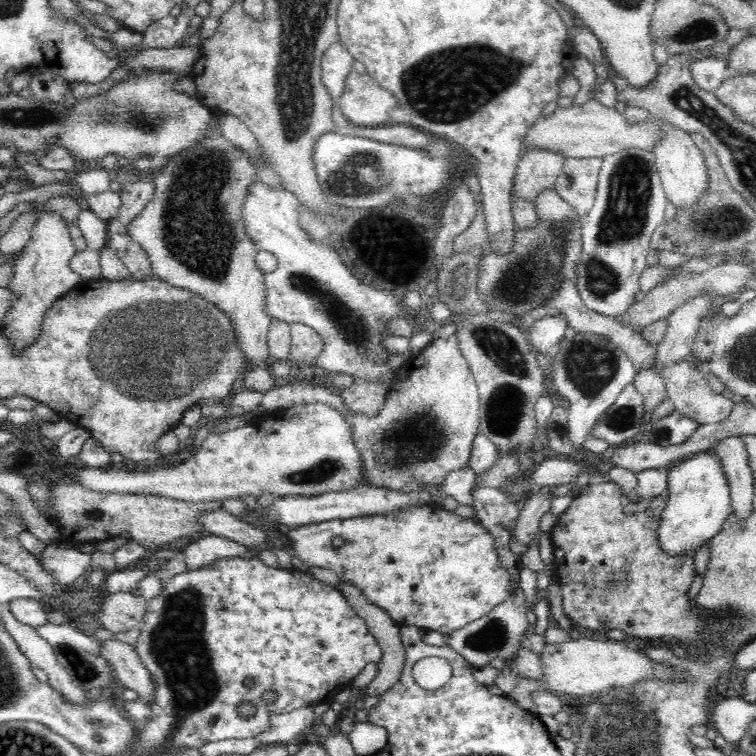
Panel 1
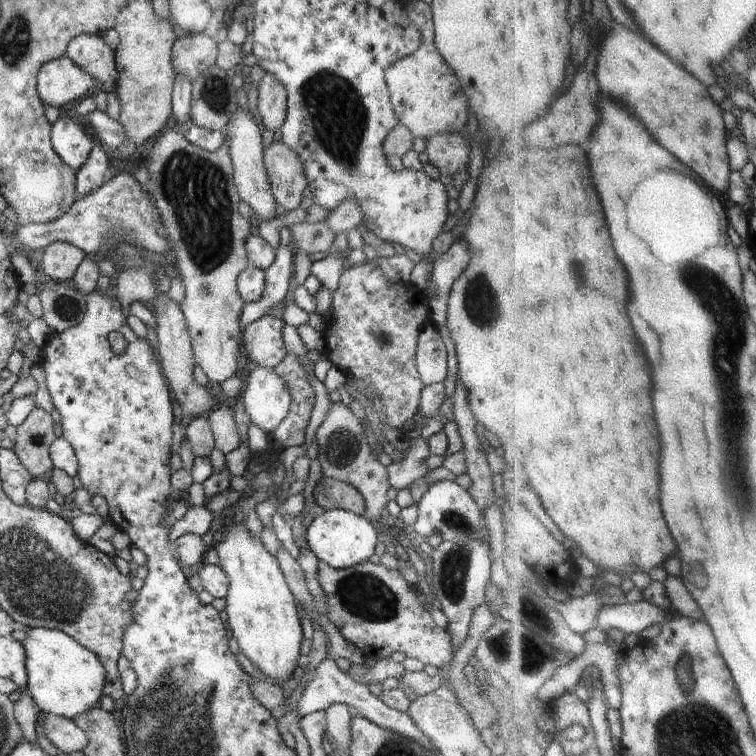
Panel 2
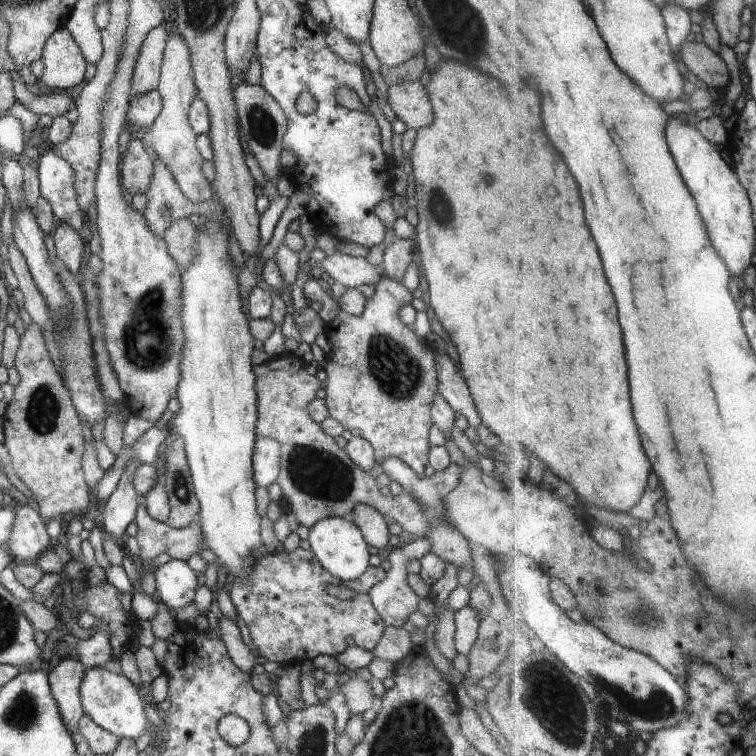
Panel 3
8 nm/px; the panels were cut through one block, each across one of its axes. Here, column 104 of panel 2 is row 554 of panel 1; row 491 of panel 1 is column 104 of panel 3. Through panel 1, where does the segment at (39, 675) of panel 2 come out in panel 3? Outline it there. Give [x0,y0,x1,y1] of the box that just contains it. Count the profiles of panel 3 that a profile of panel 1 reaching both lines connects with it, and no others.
[80,666,156,740]

